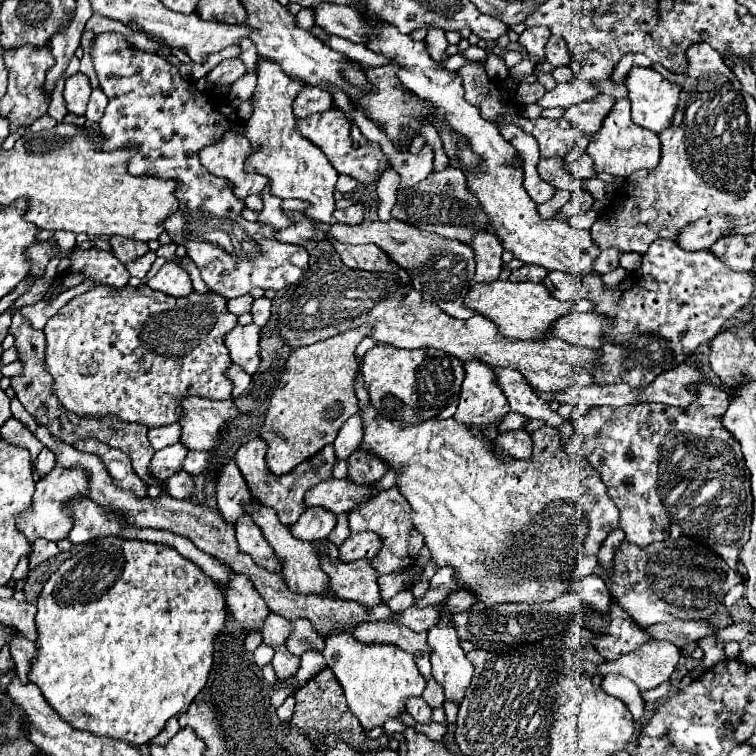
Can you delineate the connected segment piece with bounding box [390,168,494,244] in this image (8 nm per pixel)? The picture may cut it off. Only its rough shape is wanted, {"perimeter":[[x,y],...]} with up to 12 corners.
{"perimeter":[[462,170],[400,188],[392,218],[468,244],[494,232]]}

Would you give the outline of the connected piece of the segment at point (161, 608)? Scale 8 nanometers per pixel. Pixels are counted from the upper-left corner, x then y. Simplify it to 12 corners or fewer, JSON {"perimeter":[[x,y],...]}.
{"perimeter":[[98,538],[44,584],[28,680],[150,744],[204,688],[224,592]]}

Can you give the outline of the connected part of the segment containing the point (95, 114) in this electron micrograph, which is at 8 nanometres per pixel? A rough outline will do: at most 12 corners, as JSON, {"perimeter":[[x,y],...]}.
{"perimeter":[[100,88],[92,90],[86,120],[98,122],[108,104]]}

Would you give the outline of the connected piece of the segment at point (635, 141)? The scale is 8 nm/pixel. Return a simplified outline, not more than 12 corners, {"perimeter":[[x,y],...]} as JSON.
{"perimeter":[[616,100],[592,138],[596,172],[628,178],[658,166],[660,140]]}

